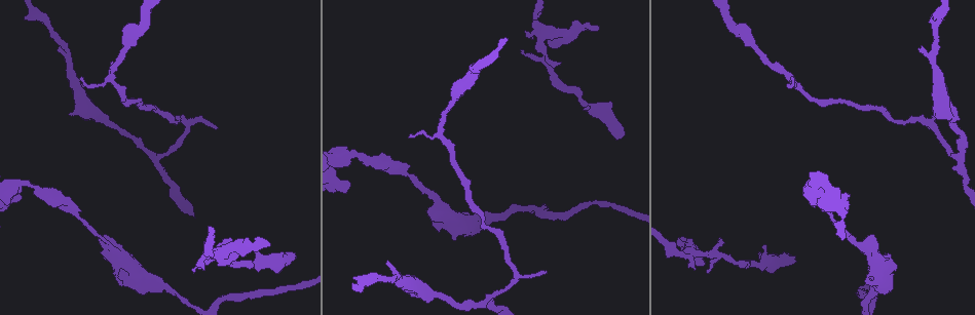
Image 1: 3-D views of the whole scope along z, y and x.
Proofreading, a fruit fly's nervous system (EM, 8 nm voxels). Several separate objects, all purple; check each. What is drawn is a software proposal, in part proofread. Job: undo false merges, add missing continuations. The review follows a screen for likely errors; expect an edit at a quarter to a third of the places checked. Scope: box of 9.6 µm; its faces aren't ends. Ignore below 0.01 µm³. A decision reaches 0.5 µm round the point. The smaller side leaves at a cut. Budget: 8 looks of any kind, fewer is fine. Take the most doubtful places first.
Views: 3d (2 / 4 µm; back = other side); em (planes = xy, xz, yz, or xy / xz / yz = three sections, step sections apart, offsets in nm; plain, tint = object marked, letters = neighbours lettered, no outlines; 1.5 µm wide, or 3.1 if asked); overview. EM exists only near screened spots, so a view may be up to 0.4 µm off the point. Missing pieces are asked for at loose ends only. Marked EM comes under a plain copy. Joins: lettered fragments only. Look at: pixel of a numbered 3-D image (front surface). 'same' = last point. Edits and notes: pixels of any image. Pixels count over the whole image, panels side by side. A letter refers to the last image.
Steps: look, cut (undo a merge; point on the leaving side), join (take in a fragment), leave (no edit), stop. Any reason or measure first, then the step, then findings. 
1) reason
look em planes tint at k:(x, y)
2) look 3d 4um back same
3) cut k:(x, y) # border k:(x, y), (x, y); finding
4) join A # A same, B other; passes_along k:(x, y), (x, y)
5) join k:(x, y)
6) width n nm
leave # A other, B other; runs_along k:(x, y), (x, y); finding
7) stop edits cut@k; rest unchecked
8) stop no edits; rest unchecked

branch stops here
look em planes letters at 1:(269, 245)

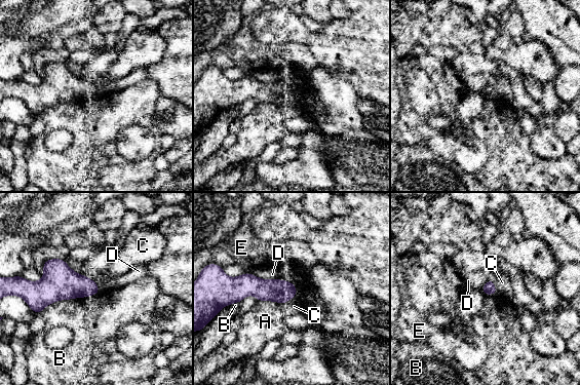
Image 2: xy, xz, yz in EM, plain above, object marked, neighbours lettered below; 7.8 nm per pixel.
join C # A other, B other, C same, D other, E other; the cell continues

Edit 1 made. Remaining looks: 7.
look overview

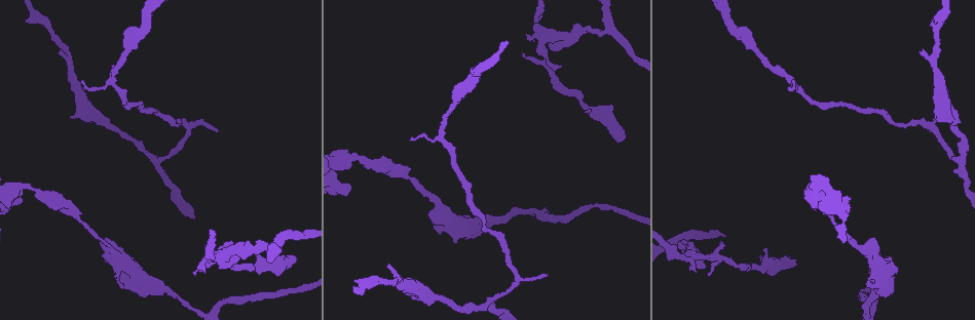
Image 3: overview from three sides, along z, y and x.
free end
look em xz step 8 tint at 3:(59, 50)

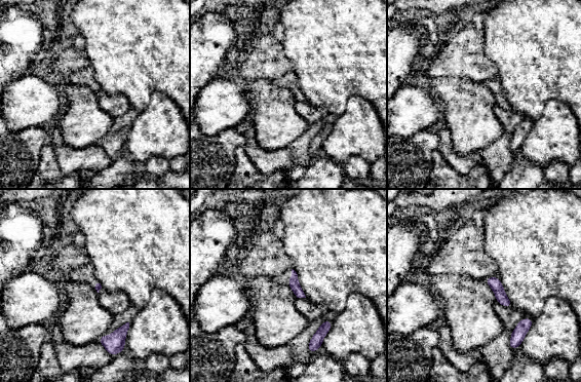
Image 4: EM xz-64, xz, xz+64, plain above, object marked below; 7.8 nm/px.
look em planes tint same

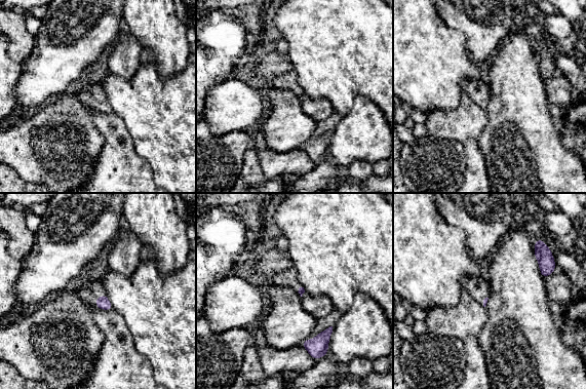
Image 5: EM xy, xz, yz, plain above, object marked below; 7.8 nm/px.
look em planes letters same

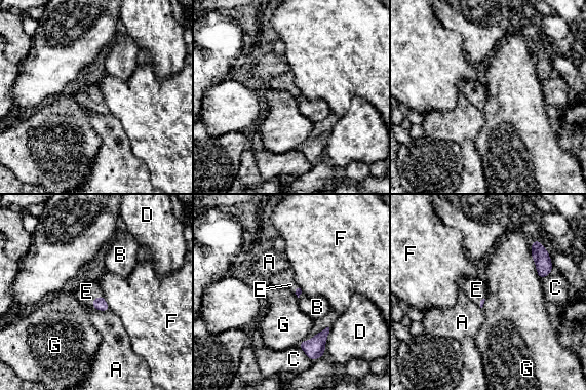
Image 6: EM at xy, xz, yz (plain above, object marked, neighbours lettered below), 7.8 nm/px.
join E # A other, B other, C other, D other, E same, F other, G other; passes_along 6:(100, 304), (94, 299), (86, 291); it goes on there

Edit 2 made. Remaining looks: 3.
calibre changes
look em planes tint at 3:(360, 160)

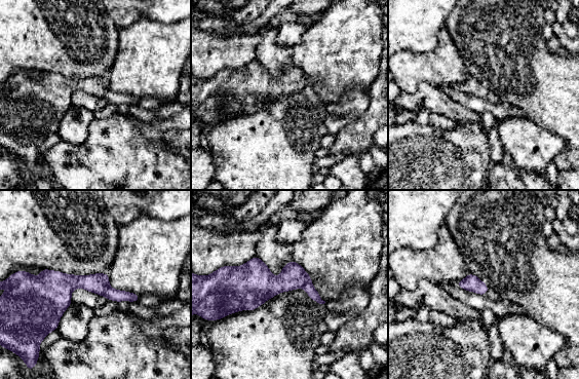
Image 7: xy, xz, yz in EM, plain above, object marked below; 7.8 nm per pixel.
see the neighbours
look em planes letters same

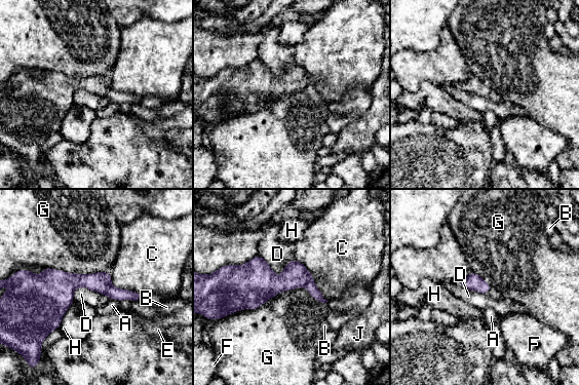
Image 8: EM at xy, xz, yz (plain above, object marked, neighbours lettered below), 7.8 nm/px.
leave # A other, B other, C other, D other, E other, F other, G other, H other, J other; one cell here

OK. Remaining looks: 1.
stop edits join@2, join@6; rest unchecked

